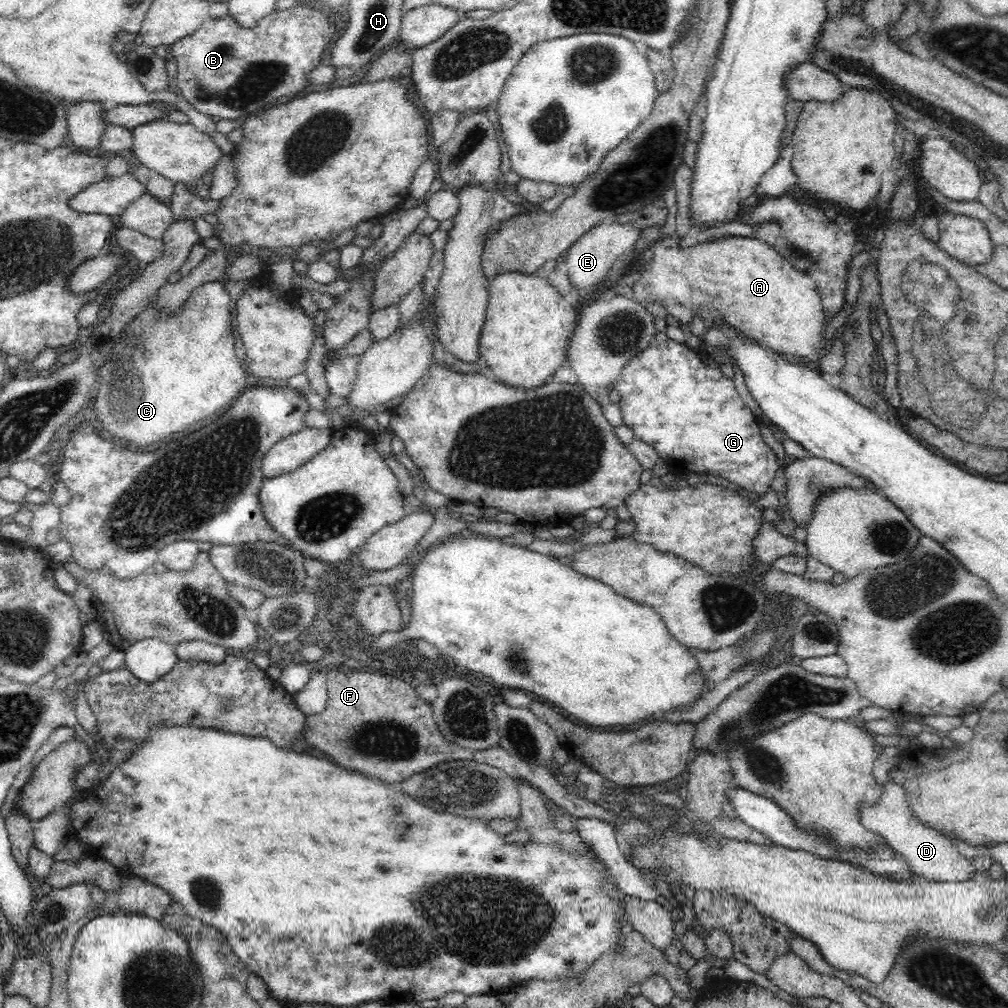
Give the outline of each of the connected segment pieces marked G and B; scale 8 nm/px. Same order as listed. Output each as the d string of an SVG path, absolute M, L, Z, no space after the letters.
M655 332L654 336L652 336L652 342L648 344L648 348L644 348L640 354L636 354L636 356L631 358L626 363L626 366L622 368L622 371L613 382L613 387L618 390L620 395L619 408L622 414L622 424L632 430L634 438L638 438L638 440L650 444L650 446L656 450L659 458L662 458L664 464L669 464L670 467L685 475L693 472L698 476L704 476L704 478L707 478L706 481L708 481L708 483L716 482L716 484L724 486L725 482L730 482L730 484L738 486L740 494L742 494L741 492L746 492L748 497L750 494L756 495L756 498L762 497L774 489L772 484L778 472L778 457L776 457L774 451L772 451L770 446L762 439L760 423L757 422L754 413L752 413L750 408L746 407L742 399L740 399L740 395L738 395L734 387L732 378L724 375L719 368L710 368L698 355L692 353L685 343L669 339L666 333Z
M298 4L282 12L273 11L262 18L258 26L248 30L241 28L228 15L218 20L209 18L195 34L172 44L172 58L177 65L177 93L195 110L214 119L235 120L239 116L254 116L270 109L281 96L305 90L308 72L319 66L324 50L330 46L330 42L336 41L342 24L332 26L328 16L324 8Z

